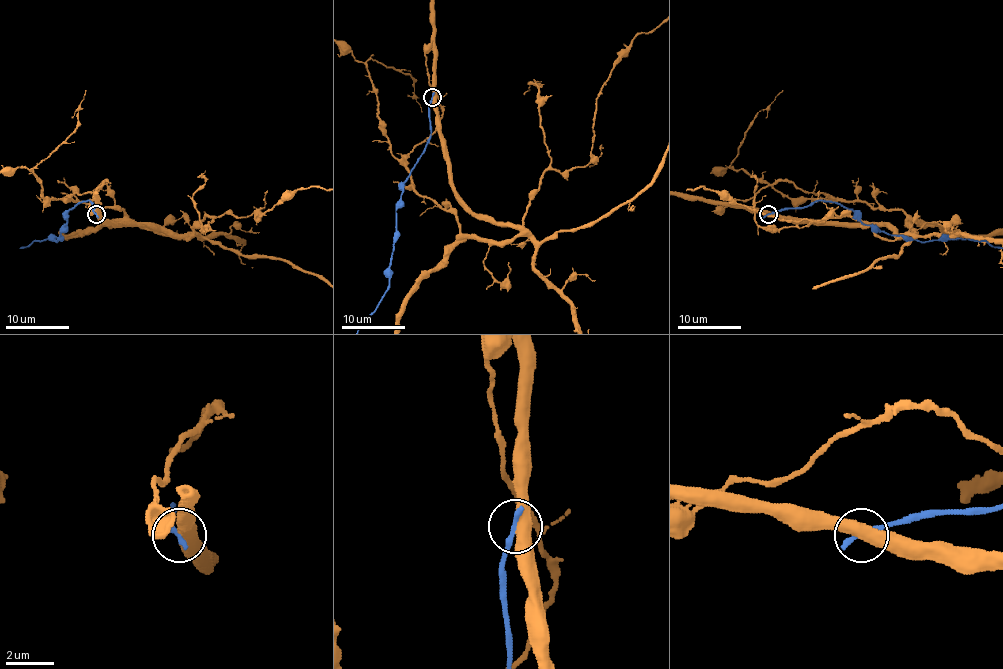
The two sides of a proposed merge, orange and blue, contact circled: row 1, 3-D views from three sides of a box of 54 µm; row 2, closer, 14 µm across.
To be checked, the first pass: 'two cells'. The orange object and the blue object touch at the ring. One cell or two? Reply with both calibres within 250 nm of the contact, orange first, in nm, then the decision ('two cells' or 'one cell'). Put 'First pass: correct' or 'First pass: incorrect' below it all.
550 nm thick on the orange side, 280 nm on the other; two cells
First pass: correct

